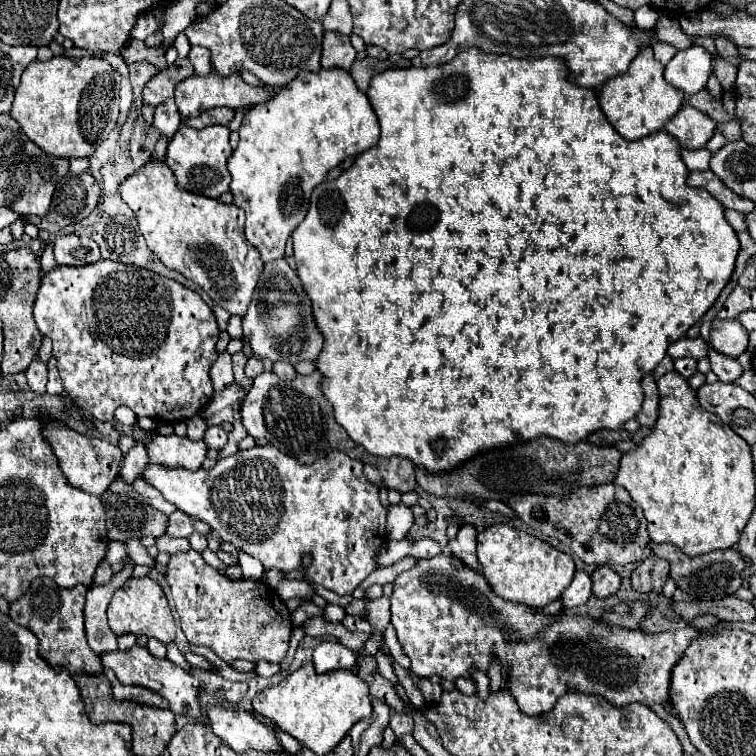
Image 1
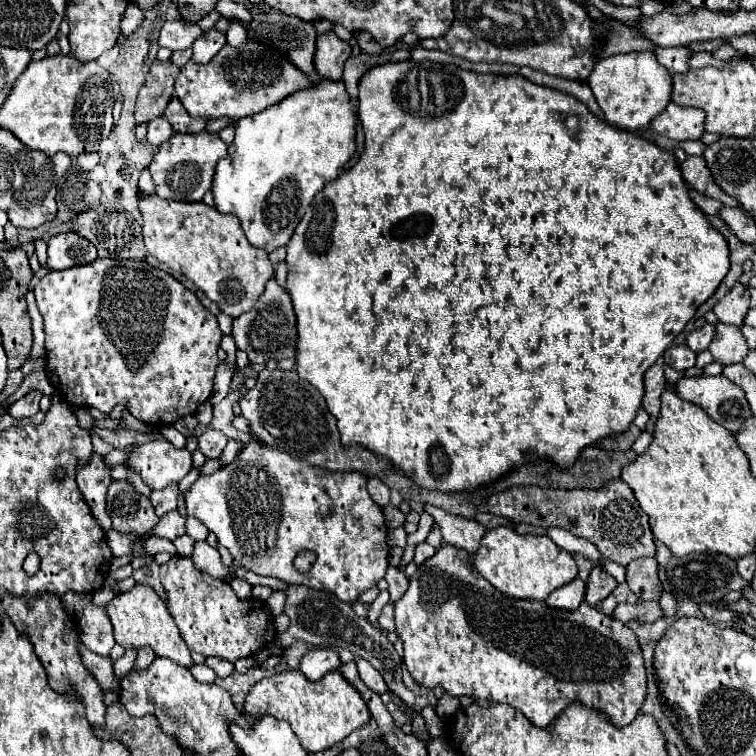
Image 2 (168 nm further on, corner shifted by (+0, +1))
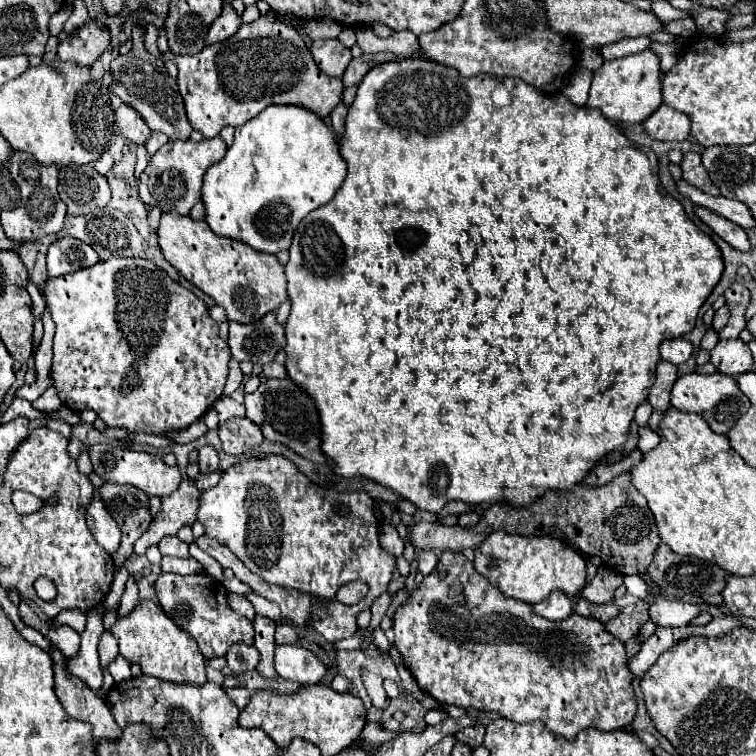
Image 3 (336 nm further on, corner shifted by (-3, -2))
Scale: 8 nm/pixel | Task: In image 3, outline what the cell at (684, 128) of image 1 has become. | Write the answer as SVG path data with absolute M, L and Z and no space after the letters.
M661 104L659 110L643 122L643 128L657 140L687 140L691 134L687 116L683 116L683 112L675 112L669 104Z

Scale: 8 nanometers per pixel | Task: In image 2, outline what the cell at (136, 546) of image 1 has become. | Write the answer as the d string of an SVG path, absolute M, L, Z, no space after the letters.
M108 531L106 533L106 539L108 539L108 545L110 545L110 549L112 549L112 553L116 555L116 557L122 557L122 555L126 555L126 553L130 553L130 547L132 547L132 543L138 539L136 535L122 535L122 533L118 533L118 531Z

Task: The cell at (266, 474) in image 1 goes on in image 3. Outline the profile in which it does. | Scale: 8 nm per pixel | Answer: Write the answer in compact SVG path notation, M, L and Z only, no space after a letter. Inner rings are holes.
M265 456L265 458L251 458L229 466L219 484L203 490L199 496L199 510L197 522L203 524L205 534L211 534L217 542L225 544L253 574L261 576L269 584L295 588L299 592L309 592L315 596L323 596L327 600L335 600L335 594L341 586L361 580L369 586L365 598L355 606L325 606L313 610L313 628L327 638L327 642L335 642L337 638L349 638L355 634L357 628L357 614L367 610L371 602L387 590L391 582L391 574L395 570L395 558L385 552L379 544L379 522L373 512L373 498L359 490L359 492L337 492L327 490L313 484L305 474L297 470L297 466L283 458L283 456ZM335 504L347 504L349 516L337 516Z

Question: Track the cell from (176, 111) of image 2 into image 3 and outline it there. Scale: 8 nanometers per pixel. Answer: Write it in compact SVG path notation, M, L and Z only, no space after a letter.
M139 28L133 30L133 42L135 42L133 52L127 56L117 56L111 64L113 96L117 96L121 102L133 106L143 116L143 120L147 122L147 126L153 132L163 132L169 136L169 140L189 140L189 134L193 132L193 128L187 120L181 94L173 88L173 86L177 86L177 80L173 76L169 76L165 66L159 66L155 56L145 50Z

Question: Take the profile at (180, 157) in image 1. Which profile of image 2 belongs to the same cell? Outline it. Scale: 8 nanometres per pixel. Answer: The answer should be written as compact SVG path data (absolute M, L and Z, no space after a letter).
M174 133L164 145L158 147L158 153L150 161L148 169L156 185L156 195L162 199L172 199L172 201L200 201L202 195L212 187L212 177L214 177L214 167L218 159L226 155L226 143L212 133L198 133L198 135L180 135Z

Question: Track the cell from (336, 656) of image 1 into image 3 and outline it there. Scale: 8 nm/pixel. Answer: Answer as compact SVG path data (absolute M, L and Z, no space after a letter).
M285 644L275 648L275 670L279 676L299 684L317 684L327 672L327 666L311 650Z

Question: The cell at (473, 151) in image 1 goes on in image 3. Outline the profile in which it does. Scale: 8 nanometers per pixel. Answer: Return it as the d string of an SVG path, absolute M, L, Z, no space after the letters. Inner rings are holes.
M395 60L395 62L385 62L379 64L377 68L369 70L367 76L361 80L357 88L355 102L347 114L345 120L345 138L339 142L341 144L341 154L349 166L347 178L337 190L335 198L327 202L325 206L313 210L303 218L299 224L293 244L289 248L289 262L285 266L287 274L287 294L293 302L291 314L285 322L285 336L287 336L287 374L289 378L305 388L309 396L315 400L319 406L321 414L321 438L323 438L323 452L327 458L335 462L335 472L339 476L367 476L391 490L395 490L399 496L407 498L421 510L429 512L439 512L447 500L461 500L465 504L495 504L501 500L507 500L509 504L521 504L527 506L535 498L539 498L547 488L559 488L559 490L571 490L575 484L579 484L589 470L595 466L597 460L601 460L605 454L617 450L625 442L625 434L629 430L629 424L633 422L635 408L647 400L647 392L653 386L655 380L655 368L657 362L661 360L659 356L659 344L663 340L671 338L681 338L683 334L691 332L697 320L697 312L703 306L703 302L709 298L711 290L717 286L717 282L723 276L723 258L721 250L717 244L695 226L693 220L683 212L683 206L679 200L675 200L671 194L663 192L661 180L659 180L659 160L657 154L651 148L637 146L633 144L627 136L617 132L607 118L595 108L579 108L571 104L563 94L545 94L537 88L531 88L531 84L519 80L519 78L501 78L501 76L491 76L491 74L479 74L479 76L459 76L455 68L447 68L443 64L435 64L431 60ZM505 86L511 94L511 104L509 106L495 106L491 100L491 94L495 88Z

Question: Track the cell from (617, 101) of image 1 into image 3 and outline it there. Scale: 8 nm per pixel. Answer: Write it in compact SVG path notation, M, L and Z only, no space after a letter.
M641 52L625 58L615 58L603 62L593 74L587 106L599 108L609 120L619 120L627 124L641 124L663 104L661 94L661 68L659 58L653 52Z

